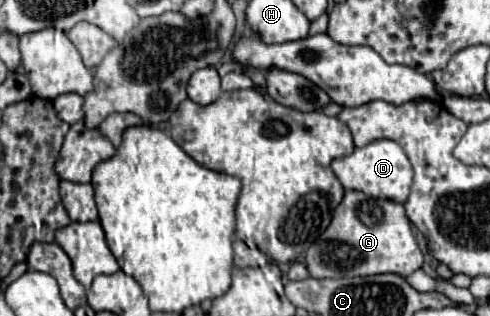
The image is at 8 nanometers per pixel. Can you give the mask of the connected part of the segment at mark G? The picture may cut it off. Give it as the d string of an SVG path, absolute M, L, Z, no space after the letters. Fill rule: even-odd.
M346 191L342 203L334 211L332 223L306 251L308 271L316 279L364 277L378 273L396 273L408 277L420 269L422 263L424 255L414 239L404 205L388 199L374 199L362 191Z

